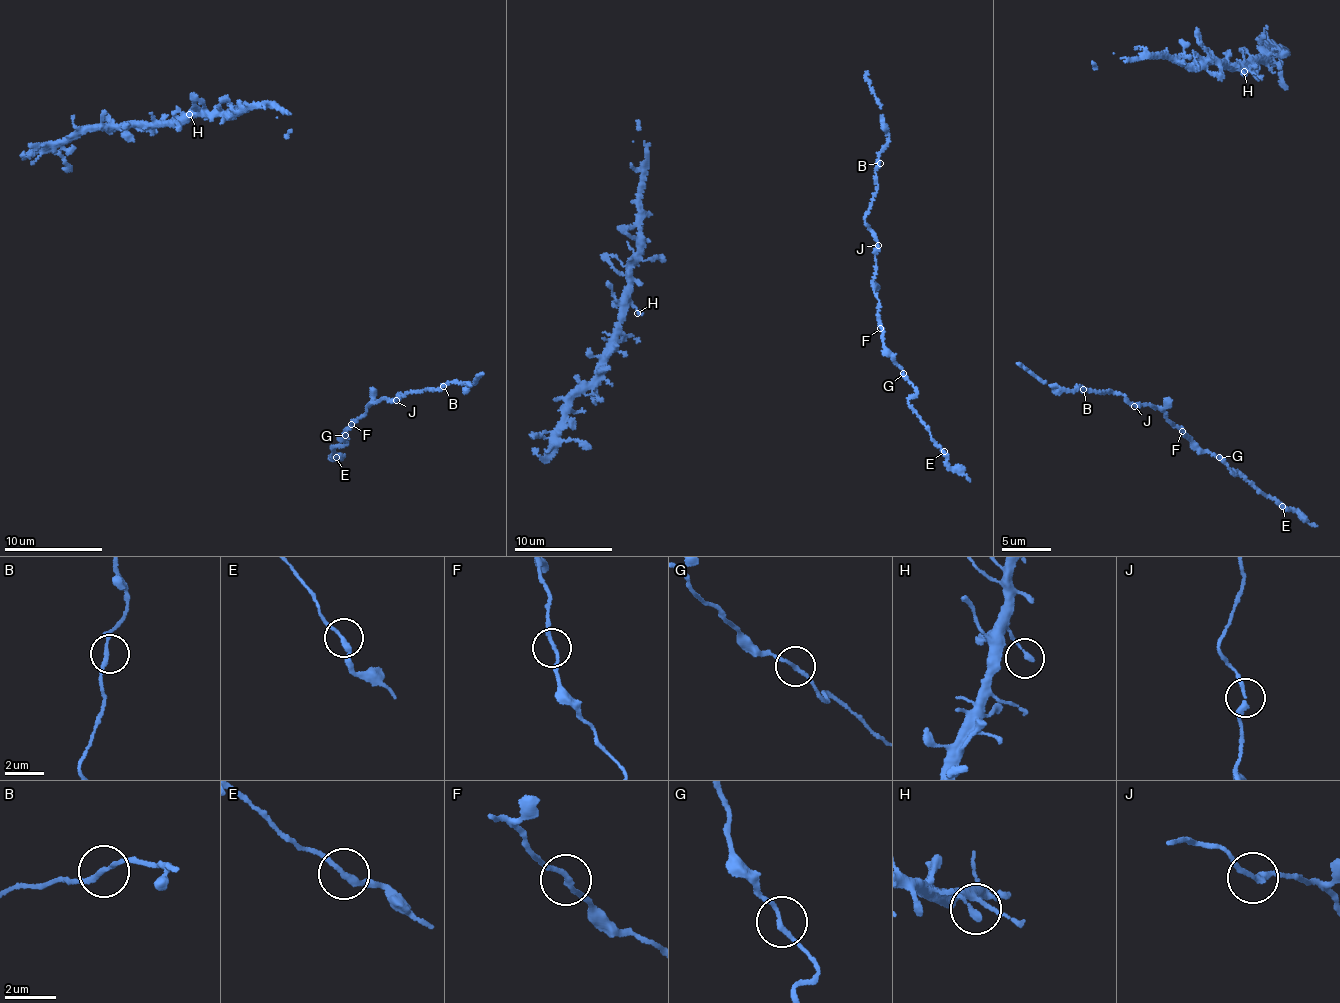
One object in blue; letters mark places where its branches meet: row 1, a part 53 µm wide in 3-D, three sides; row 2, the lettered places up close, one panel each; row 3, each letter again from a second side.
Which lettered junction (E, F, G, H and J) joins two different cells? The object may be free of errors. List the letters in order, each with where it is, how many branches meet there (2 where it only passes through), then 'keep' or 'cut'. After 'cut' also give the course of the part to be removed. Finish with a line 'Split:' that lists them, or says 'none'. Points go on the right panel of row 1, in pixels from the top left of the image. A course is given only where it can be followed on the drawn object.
E: at (1282, 506); 2 branches meet; keep
F: at (1182, 431); 2 branches meet; keep
G: at (1219, 457); 2 branches meet; keep
H: at (1244, 71); 1 branches meet; keep
J: at (1134, 406); 2 branches meet; keep
Split: none

